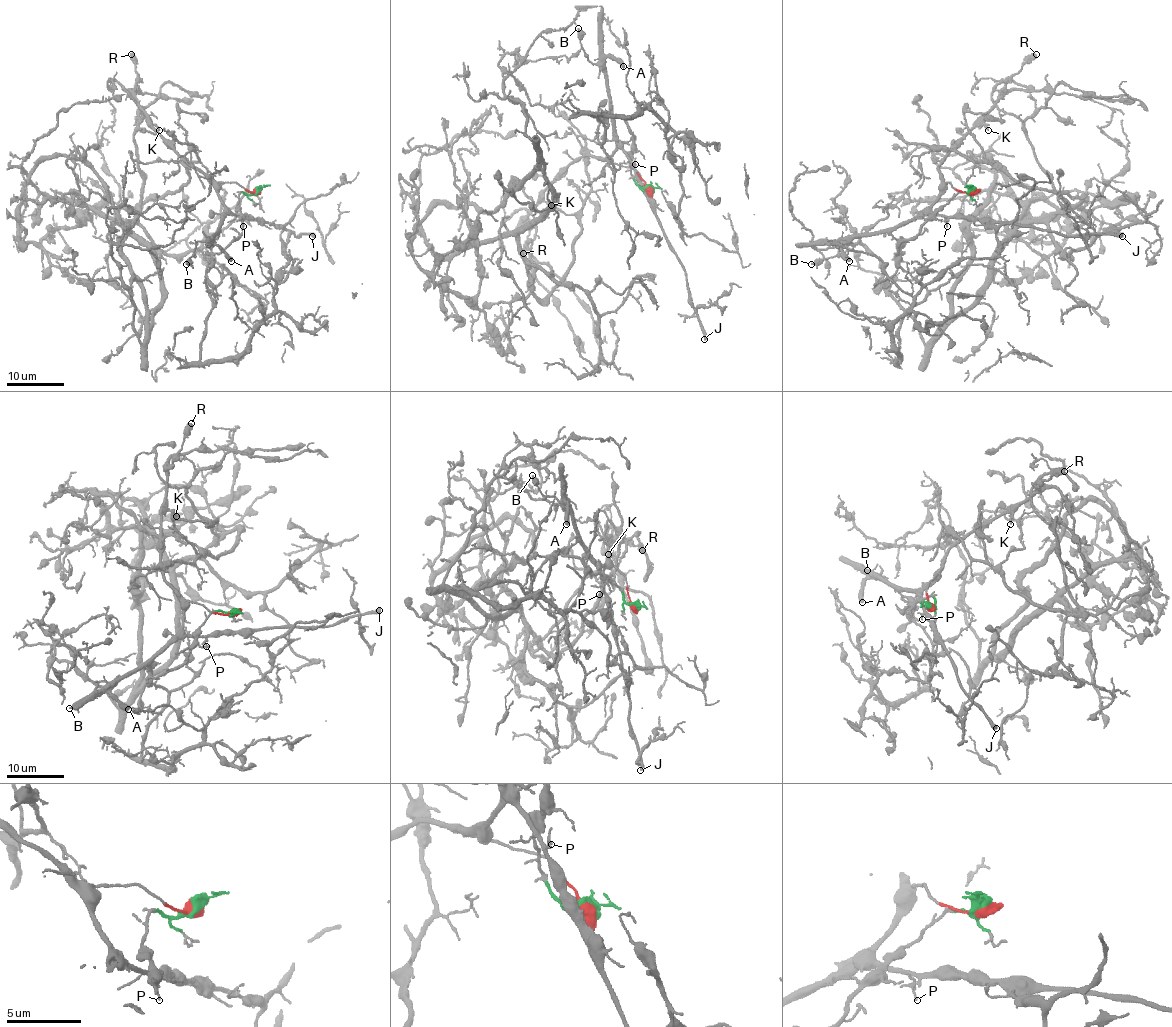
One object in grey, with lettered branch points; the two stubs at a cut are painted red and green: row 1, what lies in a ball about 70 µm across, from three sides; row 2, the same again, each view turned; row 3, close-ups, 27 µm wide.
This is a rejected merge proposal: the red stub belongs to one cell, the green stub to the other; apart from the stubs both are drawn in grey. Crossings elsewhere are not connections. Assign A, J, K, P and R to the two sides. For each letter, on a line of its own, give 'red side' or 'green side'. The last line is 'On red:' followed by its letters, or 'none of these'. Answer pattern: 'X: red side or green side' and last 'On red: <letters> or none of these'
A: red side
J: red side
K: red side
P: red side
R: red side
On red: A, J, K, P, R

